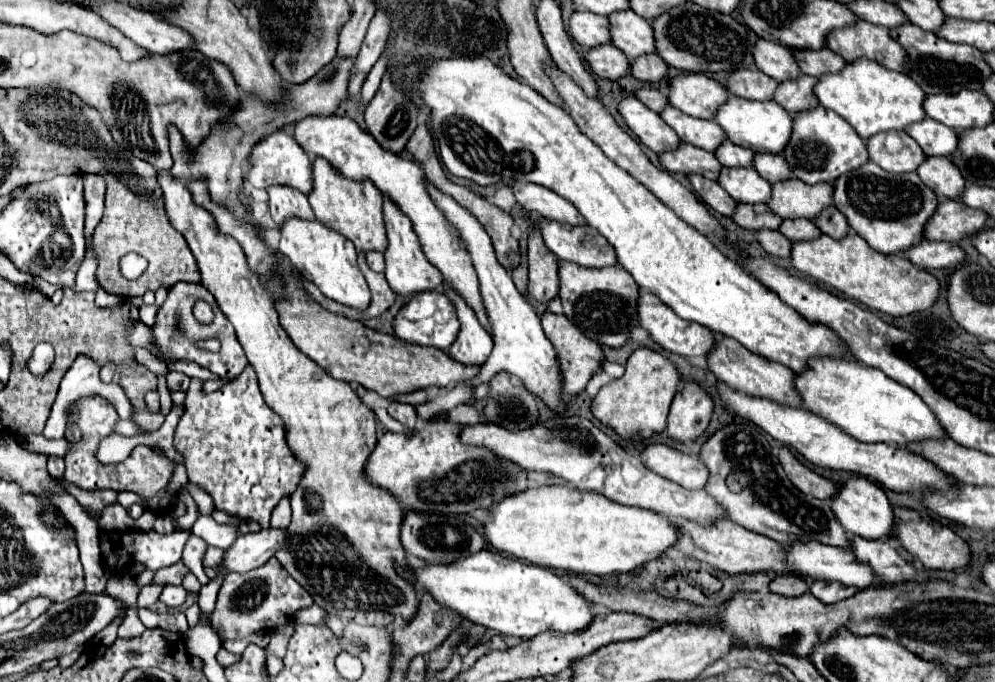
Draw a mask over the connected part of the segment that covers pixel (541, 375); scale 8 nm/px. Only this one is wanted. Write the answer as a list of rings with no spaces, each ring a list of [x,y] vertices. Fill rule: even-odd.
[[[426,182],[426,188],[428,188],[428,194],[432,196],[434,204],[438,206],[438,210],[442,210],[446,222],[458,232],[458,240],[462,242],[462,246],[466,248],[466,252],[472,258],[472,266],[474,266],[474,270],[478,274],[478,282],[480,282],[480,296],[482,296],[484,308],[486,308],[490,328],[492,328],[494,350],[492,350],[490,358],[484,362],[482,372],[474,380],[470,380],[470,384],[478,386],[482,382],[492,380],[494,374],[498,374],[498,372],[510,372],[510,374],[518,376],[524,382],[524,386],[530,392],[534,392],[536,396],[540,396],[550,408],[554,408],[556,412],[564,412],[564,404],[560,400],[562,380],[560,380],[560,368],[556,362],[556,352],[554,352],[550,340],[542,332],[540,318],[538,318],[536,310],[516,290],[506,268],[502,268],[502,264],[498,264],[494,246],[490,244],[490,236],[486,236],[486,230],[482,228],[482,224],[478,224],[478,220],[474,220],[474,216],[470,216],[470,212],[466,212],[466,208],[460,208],[460,204],[456,200],[450,200],[450,196],[442,194],[442,190],[434,188],[430,182]]]

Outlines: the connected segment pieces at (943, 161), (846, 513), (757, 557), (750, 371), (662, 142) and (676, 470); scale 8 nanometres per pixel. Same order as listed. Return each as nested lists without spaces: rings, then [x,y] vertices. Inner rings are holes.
[[[928,156],[918,168],[918,176],[928,188],[934,188],[934,192],[944,198],[956,200],[966,188],[966,180],[956,164],[944,156]]]
[[[850,476],[830,498],[830,506],[832,506],[836,520],[846,528],[846,532],[868,538],[868,540],[878,540],[882,536],[890,536],[892,522],[894,522],[892,506],[888,502],[884,490],[876,482],[872,482],[864,476]]]
[[[718,520],[718,524],[710,524],[710,528],[706,528],[706,524],[694,524],[690,522],[690,536],[692,542],[706,550],[706,558],[708,564],[730,572],[730,574],[738,574],[738,572],[768,572],[768,570],[776,570],[776,572],[786,572],[788,566],[784,562],[784,552],[780,548],[778,542],[754,534],[730,520]]]
[[[718,338],[716,340],[714,350],[708,354],[708,364],[718,380],[726,382],[730,388],[734,388],[738,392],[746,392],[748,396],[770,398],[782,406],[802,408],[800,392],[796,392],[796,376],[798,374],[778,362],[772,362],[760,354],[750,352],[748,348],[744,348],[742,344],[738,344],[732,338]]]
[[[624,98],[620,102],[620,114],[624,116],[630,130],[644,142],[652,152],[662,154],[678,148],[680,140],[676,132],[662,120],[660,114],[648,110],[638,98]]]
[[[660,442],[644,446],[640,450],[640,460],[646,464],[646,468],[684,488],[698,490],[708,480],[708,470],[696,456],[684,454]]]

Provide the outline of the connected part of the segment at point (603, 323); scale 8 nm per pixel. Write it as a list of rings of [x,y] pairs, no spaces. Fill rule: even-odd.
[[[558,262],[560,274],[560,298],[566,318],[580,328],[590,340],[622,348],[630,338],[632,328],[638,326],[638,284],[622,266],[608,268],[584,268],[574,262]]]

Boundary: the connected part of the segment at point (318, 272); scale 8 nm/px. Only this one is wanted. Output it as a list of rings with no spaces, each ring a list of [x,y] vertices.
[[[290,218],[284,220],[280,232],[282,238],[278,250],[288,256],[292,266],[302,274],[302,278],[314,282],[322,290],[322,294],[358,310],[364,310],[370,304],[370,290],[362,272],[358,272],[356,248],[354,244],[350,244],[350,240],[346,240],[340,232],[334,232],[334,228],[322,224],[320,220]]]

